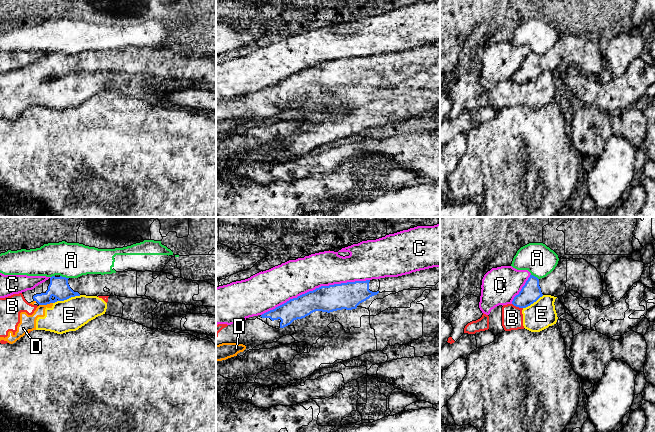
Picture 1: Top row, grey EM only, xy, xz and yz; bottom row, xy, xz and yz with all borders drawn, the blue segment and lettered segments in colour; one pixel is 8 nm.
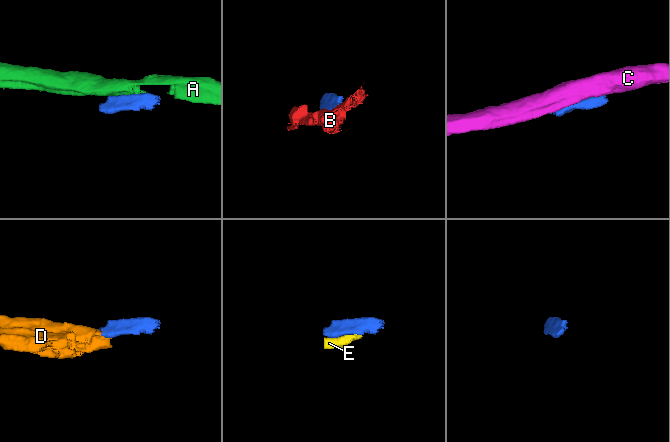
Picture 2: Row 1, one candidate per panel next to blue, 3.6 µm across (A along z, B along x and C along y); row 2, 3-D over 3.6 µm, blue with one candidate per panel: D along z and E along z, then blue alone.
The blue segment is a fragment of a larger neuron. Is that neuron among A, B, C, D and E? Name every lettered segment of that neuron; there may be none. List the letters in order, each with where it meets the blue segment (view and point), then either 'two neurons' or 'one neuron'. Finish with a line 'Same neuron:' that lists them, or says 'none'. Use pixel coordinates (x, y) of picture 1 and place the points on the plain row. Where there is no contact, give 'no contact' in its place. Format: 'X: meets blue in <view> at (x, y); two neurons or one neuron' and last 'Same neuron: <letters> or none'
A: meets blue in xy at (64, 53); two neurons
B: meets blue in yz at (517, 82); two neurons
C: meets blue in xz at (316, 64); two neurons
D: meets blue in xy at (45, 80); two neurons
E: meets blue in xy at (66, 75); two neurons
Same neuron: none

